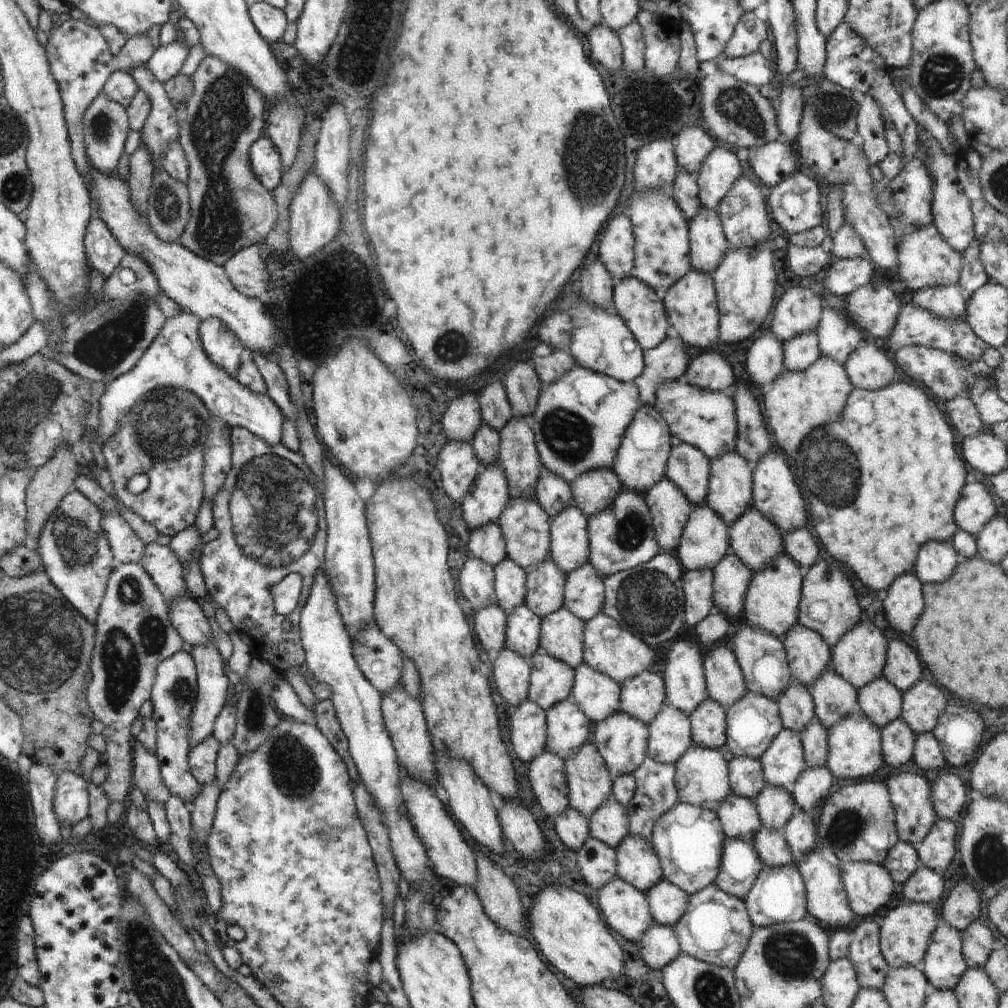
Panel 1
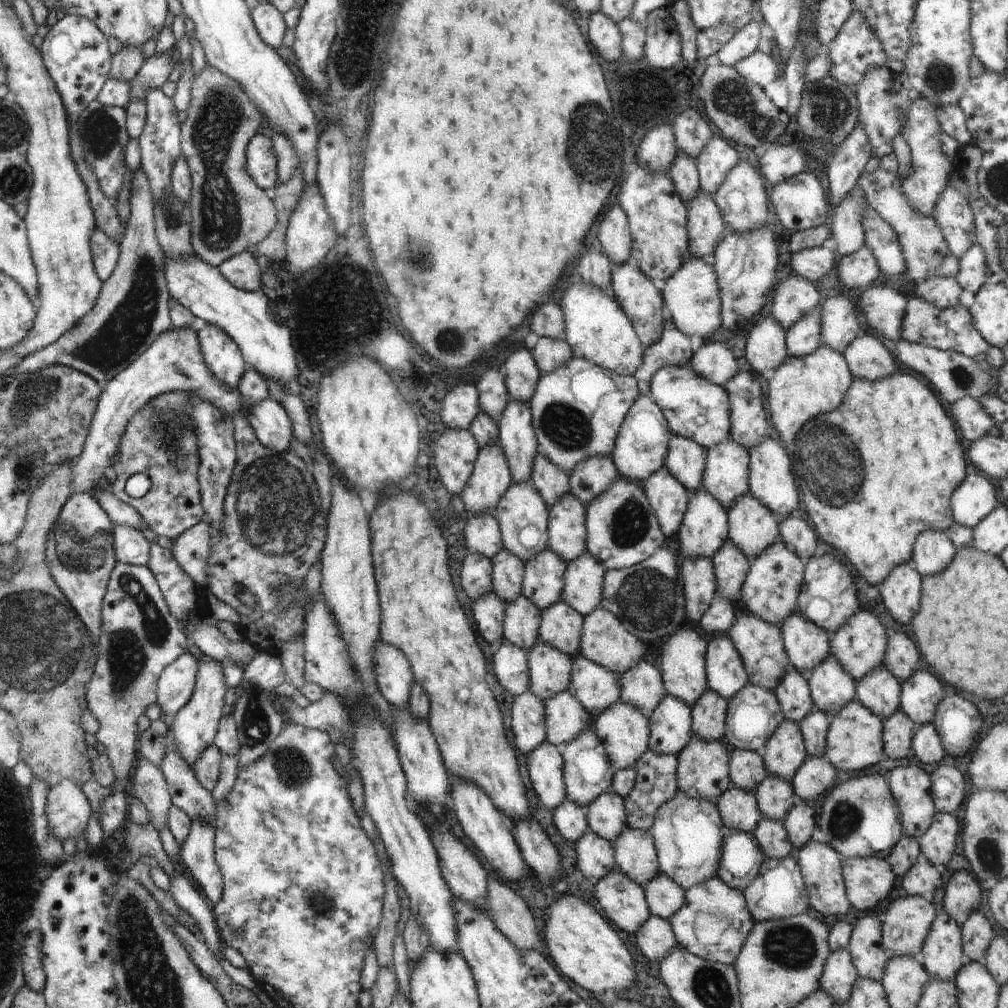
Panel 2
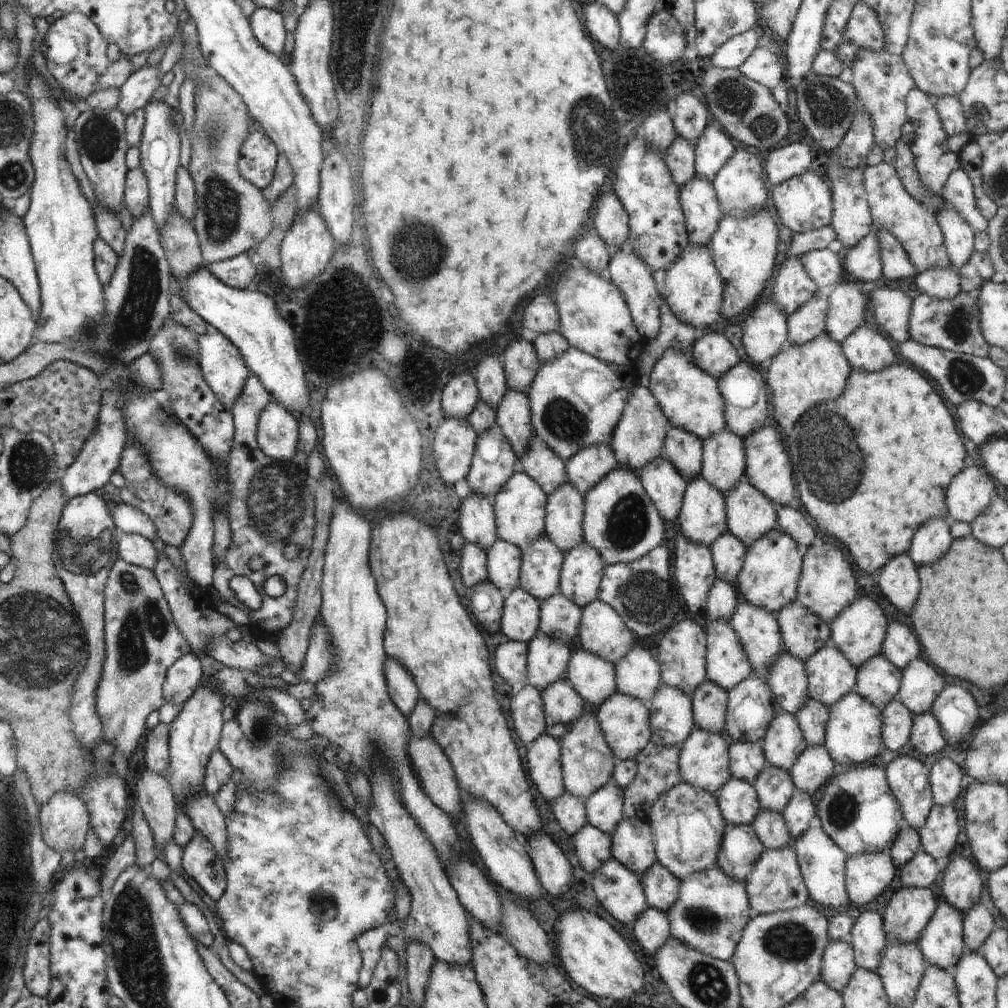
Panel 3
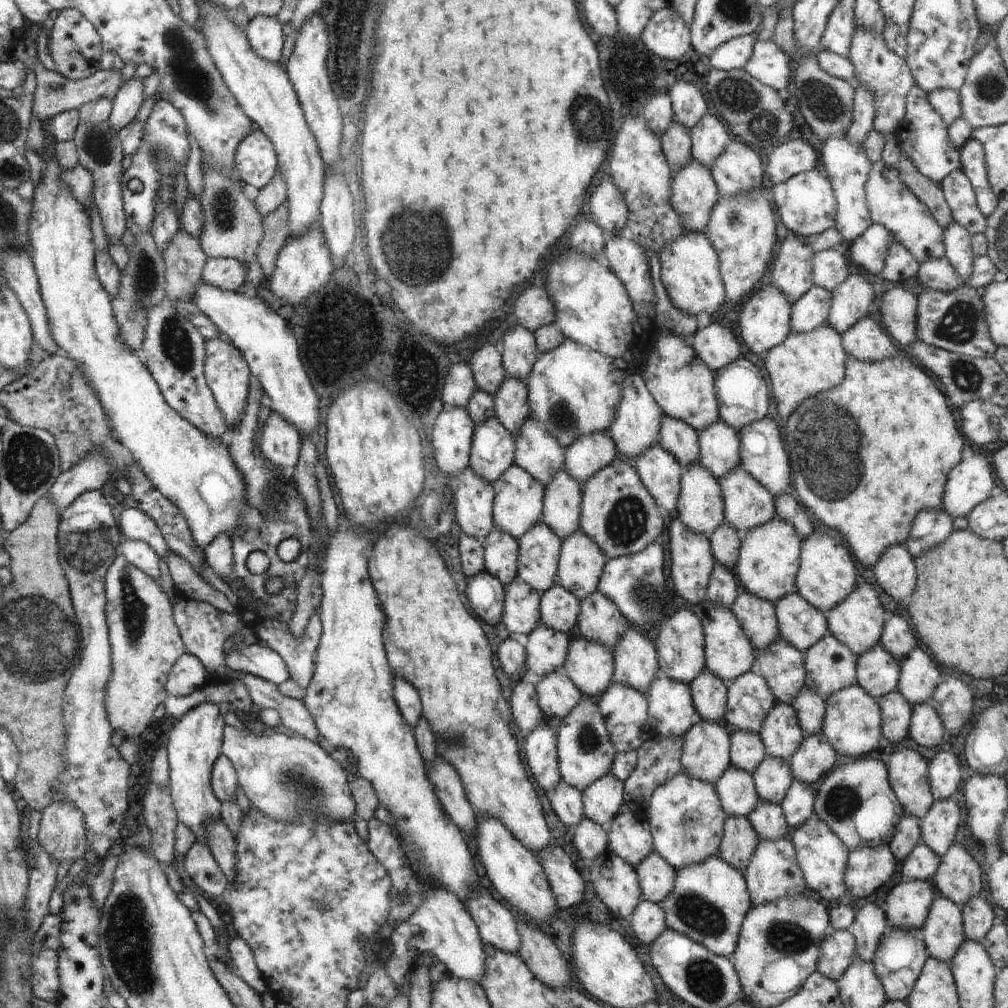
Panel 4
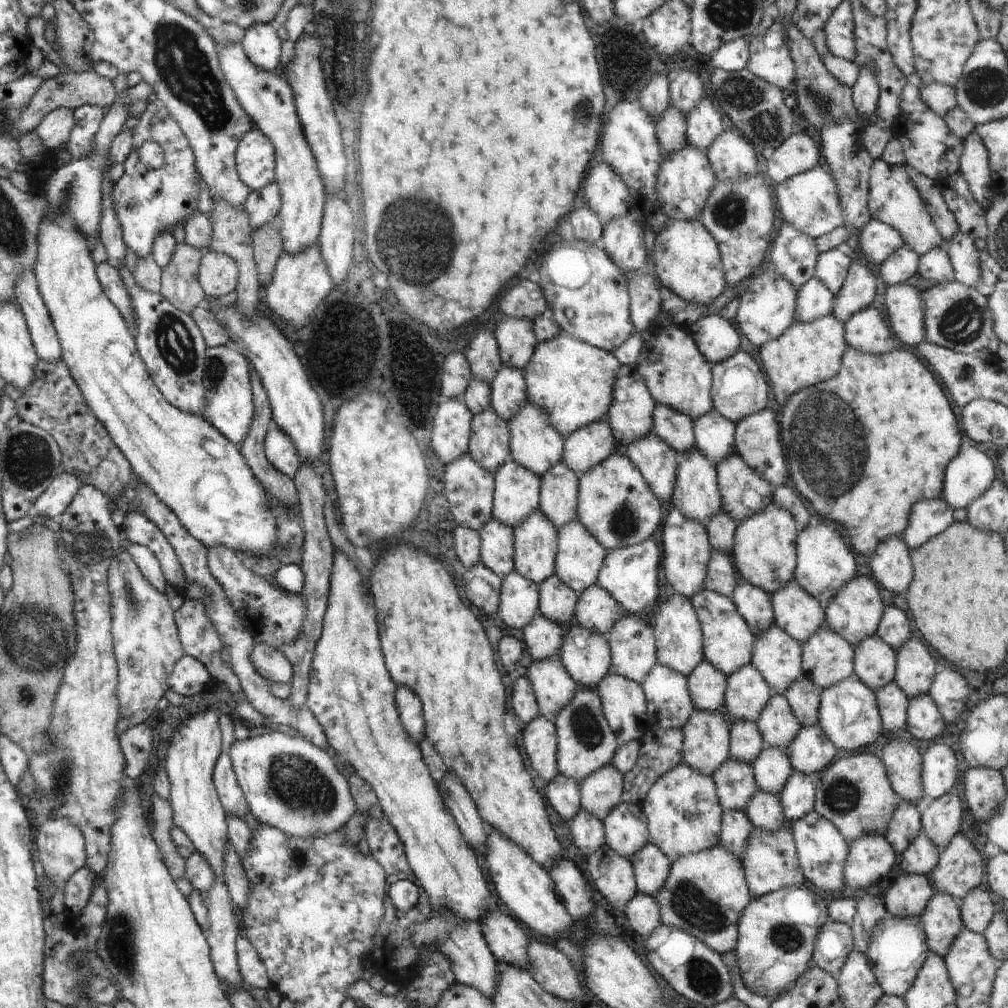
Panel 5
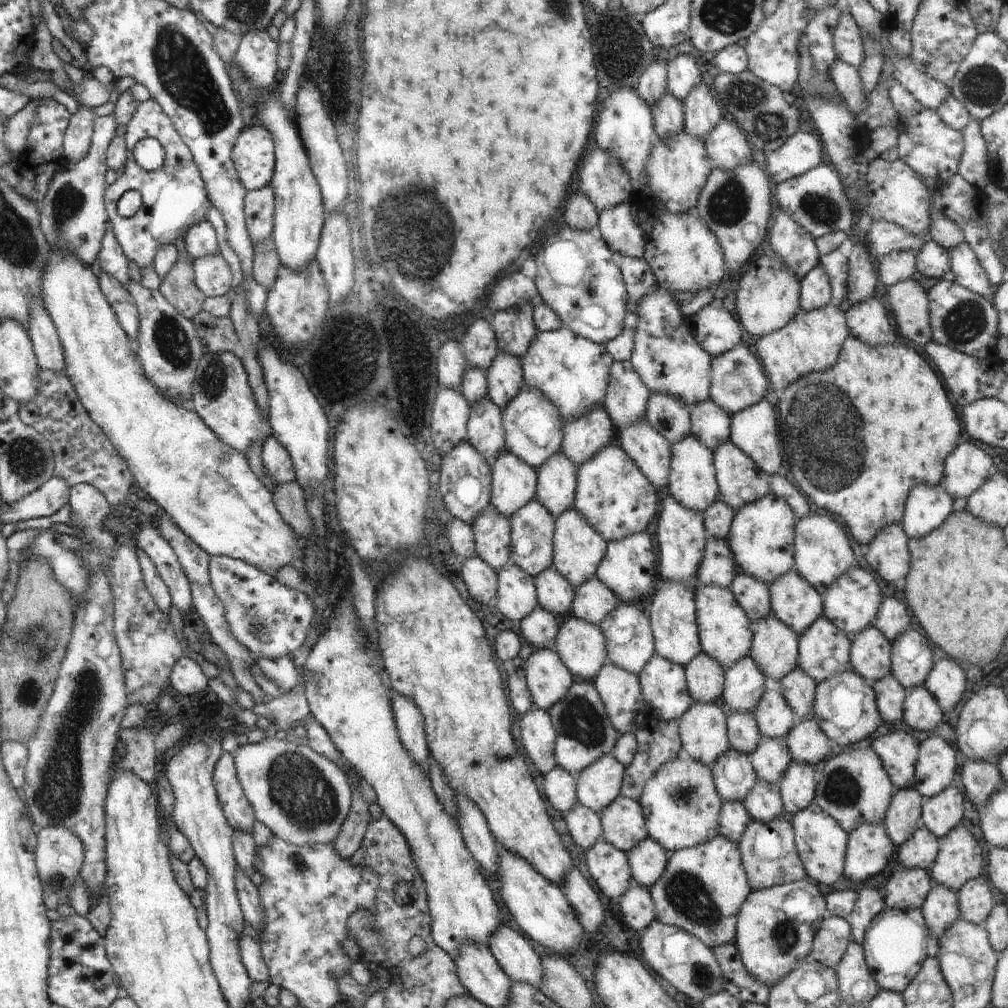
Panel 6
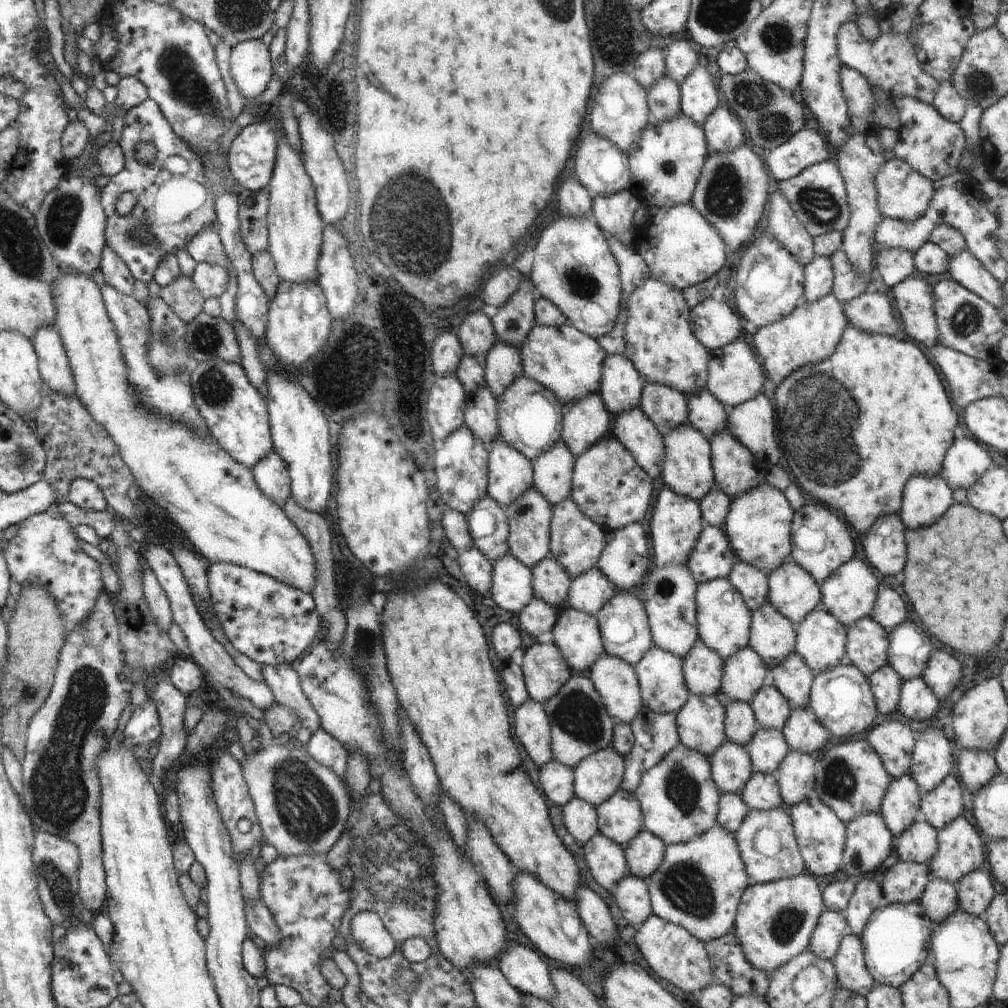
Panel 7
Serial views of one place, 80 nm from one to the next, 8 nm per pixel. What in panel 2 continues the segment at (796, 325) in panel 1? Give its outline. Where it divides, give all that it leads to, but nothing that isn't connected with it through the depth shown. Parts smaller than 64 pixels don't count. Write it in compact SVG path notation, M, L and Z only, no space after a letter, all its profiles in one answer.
M791 272L773 287L769 298L769 315L786 331L822 302L822 295L811 281Z

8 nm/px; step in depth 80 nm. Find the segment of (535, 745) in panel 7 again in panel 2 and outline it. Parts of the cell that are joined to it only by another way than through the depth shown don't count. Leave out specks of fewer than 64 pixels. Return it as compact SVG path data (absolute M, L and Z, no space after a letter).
M543 741L535 750L526 754L526 764L533 792L537 794L541 806L553 812L566 799L565 785L562 781L563 759L559 748Z

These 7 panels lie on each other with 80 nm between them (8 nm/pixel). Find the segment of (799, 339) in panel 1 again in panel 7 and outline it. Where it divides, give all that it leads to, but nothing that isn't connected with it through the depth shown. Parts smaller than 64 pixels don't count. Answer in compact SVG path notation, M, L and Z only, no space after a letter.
M815 255L811 262L803 267L803 272L804 281L801 301L812 303L829 294L833 279L833 268L831 268L829 256L818 257Z

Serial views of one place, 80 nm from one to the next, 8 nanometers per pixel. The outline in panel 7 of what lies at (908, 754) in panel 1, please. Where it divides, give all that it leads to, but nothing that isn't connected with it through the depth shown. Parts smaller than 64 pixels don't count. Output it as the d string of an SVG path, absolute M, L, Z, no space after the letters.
M887 664L870 674L868 685L879 714L889 716L898 709L901 680L897 673Z

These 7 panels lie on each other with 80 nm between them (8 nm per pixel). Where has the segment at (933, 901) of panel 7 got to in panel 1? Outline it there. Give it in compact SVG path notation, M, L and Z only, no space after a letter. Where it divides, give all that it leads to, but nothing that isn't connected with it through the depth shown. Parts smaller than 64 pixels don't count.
M942 918L936 922L923 960L916 966L937 991L951 991L967 969L961 954L960 933Z

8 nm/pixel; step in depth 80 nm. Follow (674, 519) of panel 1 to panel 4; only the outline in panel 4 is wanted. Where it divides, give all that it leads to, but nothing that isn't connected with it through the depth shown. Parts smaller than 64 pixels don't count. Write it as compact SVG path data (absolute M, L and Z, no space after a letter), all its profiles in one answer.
M658 444L629 461L641 484L665 513L674 514L683 468Z

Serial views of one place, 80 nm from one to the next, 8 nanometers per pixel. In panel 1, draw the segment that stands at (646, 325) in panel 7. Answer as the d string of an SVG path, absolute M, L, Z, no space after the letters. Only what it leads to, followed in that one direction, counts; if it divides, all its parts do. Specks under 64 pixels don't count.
M683 374L678 379L656 386L652 407L663 417L670 436L693 446L709 461L734 450L736 416L729 394L689 386Z

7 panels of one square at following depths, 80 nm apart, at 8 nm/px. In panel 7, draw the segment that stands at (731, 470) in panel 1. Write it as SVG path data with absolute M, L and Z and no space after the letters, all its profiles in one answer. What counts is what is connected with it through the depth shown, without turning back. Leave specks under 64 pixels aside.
M705 388L685 398L688 408L687 424L699 431L706 439L726 428L723 405Z

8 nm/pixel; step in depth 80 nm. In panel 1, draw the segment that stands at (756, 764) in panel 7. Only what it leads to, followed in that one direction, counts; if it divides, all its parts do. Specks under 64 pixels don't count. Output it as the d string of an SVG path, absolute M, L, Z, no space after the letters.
M767 784L753 803L762 826L778 832L781 832L793 813L800 810L785 789Z

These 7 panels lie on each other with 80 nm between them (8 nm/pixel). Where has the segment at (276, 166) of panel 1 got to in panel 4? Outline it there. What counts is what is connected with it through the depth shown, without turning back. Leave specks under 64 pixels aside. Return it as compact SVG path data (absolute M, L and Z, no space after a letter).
M253 131L245 135L236 146L234 152L234 165L239 173L239 180L250 186L251 191L263 188L276 171L276 154L269 139L260 131Z

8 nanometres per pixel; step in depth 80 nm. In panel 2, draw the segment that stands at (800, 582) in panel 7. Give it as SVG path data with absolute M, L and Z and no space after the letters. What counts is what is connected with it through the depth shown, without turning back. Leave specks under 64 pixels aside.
M793 612L786 619L783 619L779 632L781 633L782 645L790 666L807 676L809 671L817 666L830 654L830 636L813 623L806 621L797 612Z

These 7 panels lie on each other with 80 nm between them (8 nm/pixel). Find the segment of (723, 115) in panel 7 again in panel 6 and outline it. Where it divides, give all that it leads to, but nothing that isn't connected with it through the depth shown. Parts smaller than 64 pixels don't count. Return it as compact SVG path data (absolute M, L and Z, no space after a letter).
M725 114L717 126L713 126L713 130L703 136L702 142L714 168L733 170L752 158L753 149L748 145L744 133Z

